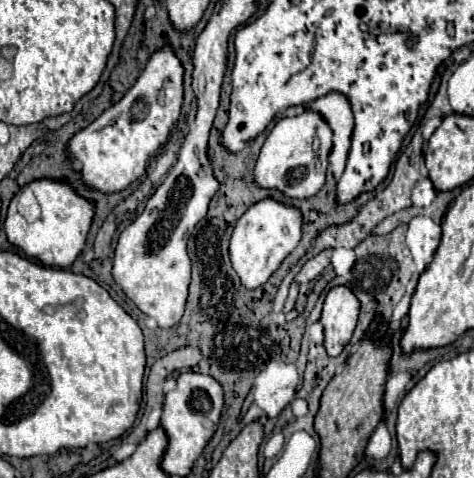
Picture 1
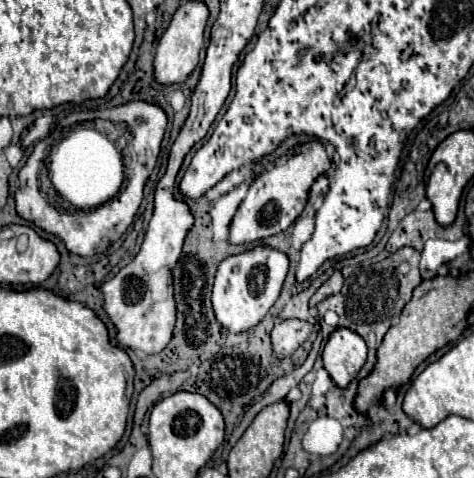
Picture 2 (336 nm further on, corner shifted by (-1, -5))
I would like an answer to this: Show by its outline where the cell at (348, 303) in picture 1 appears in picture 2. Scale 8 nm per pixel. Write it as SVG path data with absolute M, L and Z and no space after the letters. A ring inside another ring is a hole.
M337 328L329 336L321 356L331 380L339 388L347 388L367 362L367 346L357 332L349 328Z

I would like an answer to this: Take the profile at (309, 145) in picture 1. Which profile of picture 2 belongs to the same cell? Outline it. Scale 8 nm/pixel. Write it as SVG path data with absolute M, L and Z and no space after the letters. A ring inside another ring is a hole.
M313 140L295 148L287 164L275 166L269 172L263 172L261 176L257 176L257 180L249 186L249 192L243 198L237 214L231 220L231 226L229 226L231 244L235 246L249 244L249 242L265 240L269 236L285 232L295 222L295 218L303 212L309 188L315 182L315 178L323 172L329 172L329 168L331 168L331 162L327 158L325 148L317 140Z

